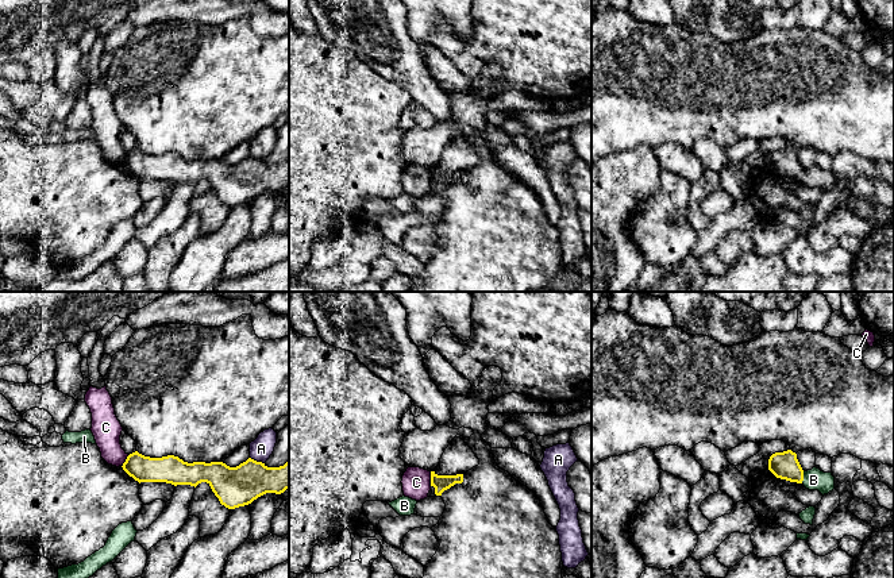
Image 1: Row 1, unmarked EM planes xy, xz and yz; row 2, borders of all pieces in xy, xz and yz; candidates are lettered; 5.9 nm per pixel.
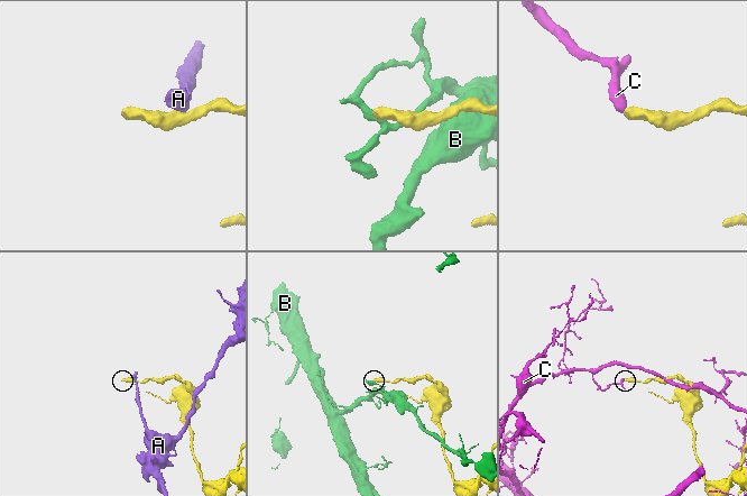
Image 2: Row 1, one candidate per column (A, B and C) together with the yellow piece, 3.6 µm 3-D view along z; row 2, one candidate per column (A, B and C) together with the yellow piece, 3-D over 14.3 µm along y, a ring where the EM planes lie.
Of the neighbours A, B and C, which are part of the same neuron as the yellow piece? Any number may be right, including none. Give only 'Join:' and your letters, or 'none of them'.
Join: none of them

